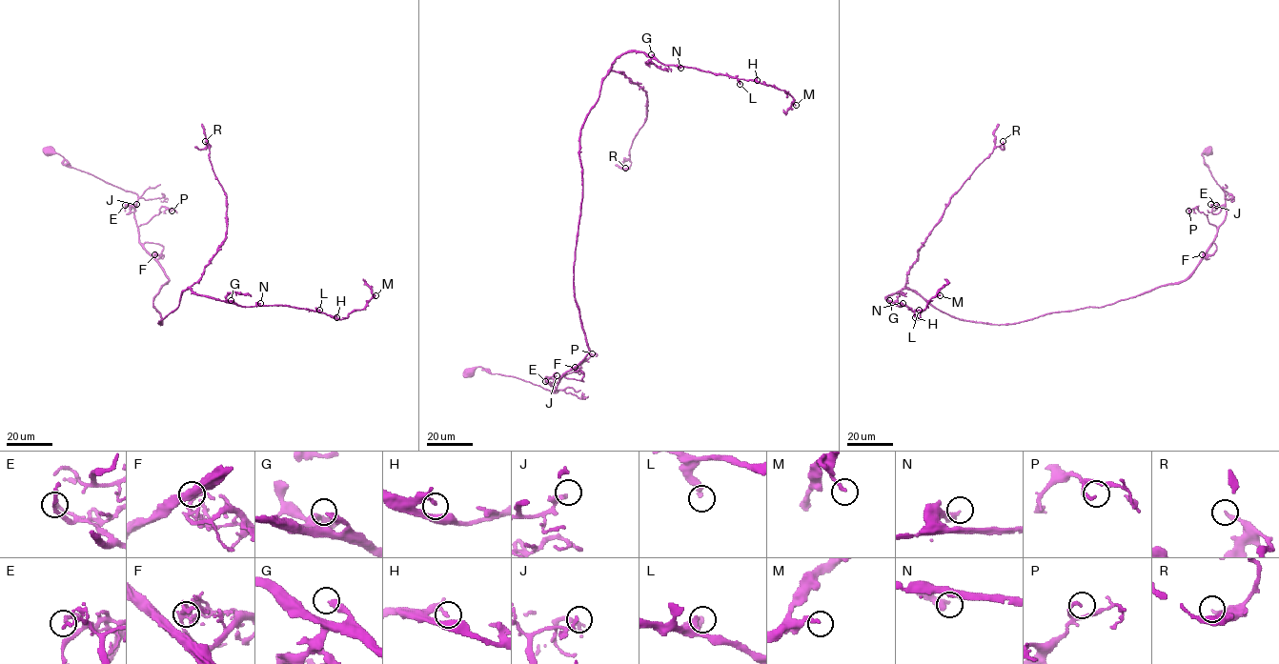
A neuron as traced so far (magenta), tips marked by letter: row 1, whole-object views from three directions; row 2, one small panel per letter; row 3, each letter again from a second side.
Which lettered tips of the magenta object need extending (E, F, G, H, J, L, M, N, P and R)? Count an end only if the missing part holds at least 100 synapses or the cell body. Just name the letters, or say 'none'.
L

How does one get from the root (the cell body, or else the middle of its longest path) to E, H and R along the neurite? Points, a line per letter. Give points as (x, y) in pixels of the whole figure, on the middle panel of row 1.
E: (469, 372), (482, 367), (492, 373), (514, 376), (554, 392), (558, 391), (545, 381)
H: (469, 372), (482, 367), (557, 392), (588, 352), (574, 289), (579, 137), (612, 63), (640, 51), (757, 80)
R: (469, 372), (557, 392), (588, 352), (574, 289), (579, 137), (613, 70), (646, 94), (625, 168)

